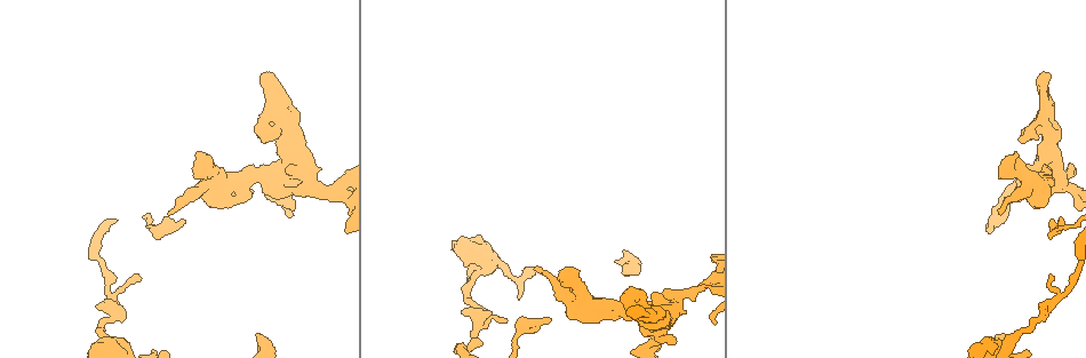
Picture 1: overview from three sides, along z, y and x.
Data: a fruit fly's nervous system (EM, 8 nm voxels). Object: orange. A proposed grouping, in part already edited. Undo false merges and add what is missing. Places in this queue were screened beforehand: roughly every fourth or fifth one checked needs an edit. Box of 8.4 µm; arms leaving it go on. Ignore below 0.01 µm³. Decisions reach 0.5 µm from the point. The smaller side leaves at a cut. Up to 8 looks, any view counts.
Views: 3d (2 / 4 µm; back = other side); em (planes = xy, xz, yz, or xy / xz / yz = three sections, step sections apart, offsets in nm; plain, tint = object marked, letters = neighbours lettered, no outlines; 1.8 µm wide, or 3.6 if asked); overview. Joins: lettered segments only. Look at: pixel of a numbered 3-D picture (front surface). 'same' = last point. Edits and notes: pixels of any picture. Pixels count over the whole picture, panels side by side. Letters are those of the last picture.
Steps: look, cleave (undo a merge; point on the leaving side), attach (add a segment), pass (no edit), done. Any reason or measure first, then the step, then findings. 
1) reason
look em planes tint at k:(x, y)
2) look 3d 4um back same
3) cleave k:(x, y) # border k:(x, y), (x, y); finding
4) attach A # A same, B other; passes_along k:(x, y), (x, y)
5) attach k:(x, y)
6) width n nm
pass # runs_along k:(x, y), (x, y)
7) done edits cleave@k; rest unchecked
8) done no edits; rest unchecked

sharp bend
look 3d 4um at 1:(1009, 341)

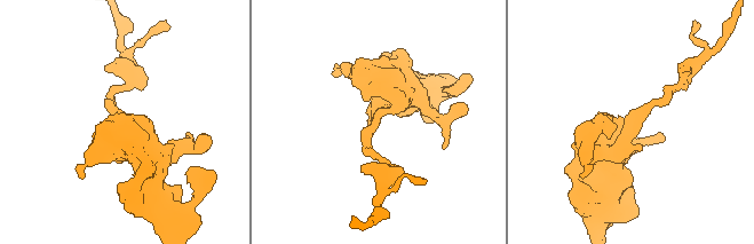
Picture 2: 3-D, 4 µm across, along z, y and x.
look em yz step 16 tint at 2:(378, 116)

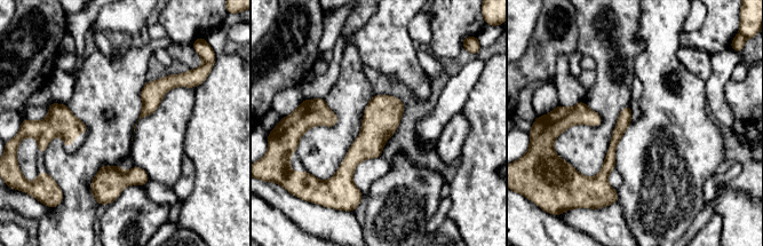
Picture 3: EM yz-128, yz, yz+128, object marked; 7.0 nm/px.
look em xy step 16 letters same

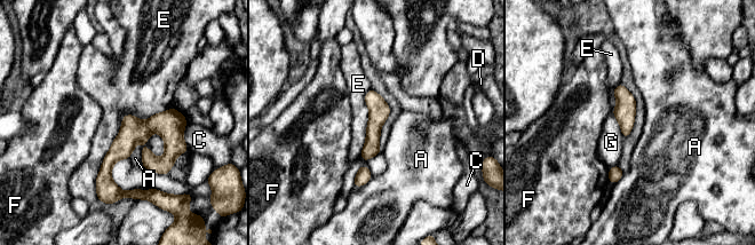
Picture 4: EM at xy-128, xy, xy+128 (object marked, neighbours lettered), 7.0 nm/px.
pass # A other, C other, D other, E other, F other, G other; border 4:(172, 107), (122, 117), (97, 199); one cell here

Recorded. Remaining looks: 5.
an open end
look 3d 4um at 1:(623, 273)

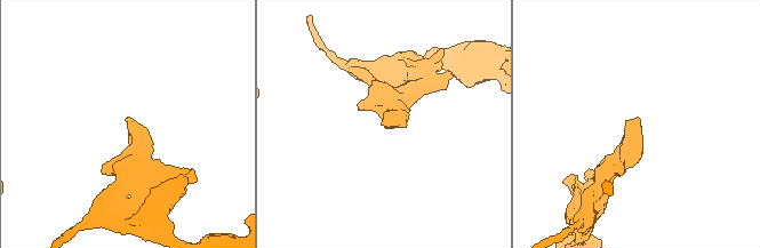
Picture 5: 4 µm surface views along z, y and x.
now the EM
look em 3.6um planes letters at 5:(638, 119)

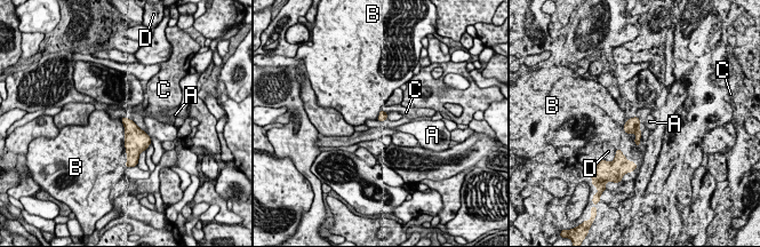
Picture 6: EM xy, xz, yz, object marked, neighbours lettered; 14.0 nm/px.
pass # A other, B other, C other, D other; border 6:(629, 118), (624, 130), (638, 146); none of them fits

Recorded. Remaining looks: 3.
sharp bend
look em 3.6um yz step 4 tint at 1:(334, 192)

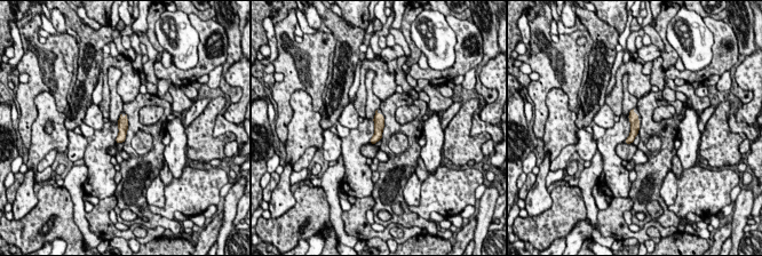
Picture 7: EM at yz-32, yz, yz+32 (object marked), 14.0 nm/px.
another direction
look em 3.6um planes letters same

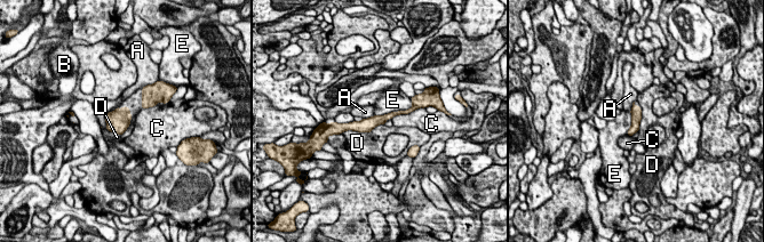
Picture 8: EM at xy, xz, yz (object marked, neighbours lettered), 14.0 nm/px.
width 160 nm
pass # A other, B other, C other, D other, E other; runs_along 8:(384, 118), (365, 126), (348, 127); continuous, no second cell

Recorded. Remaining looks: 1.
done no edits; rest unchecked

